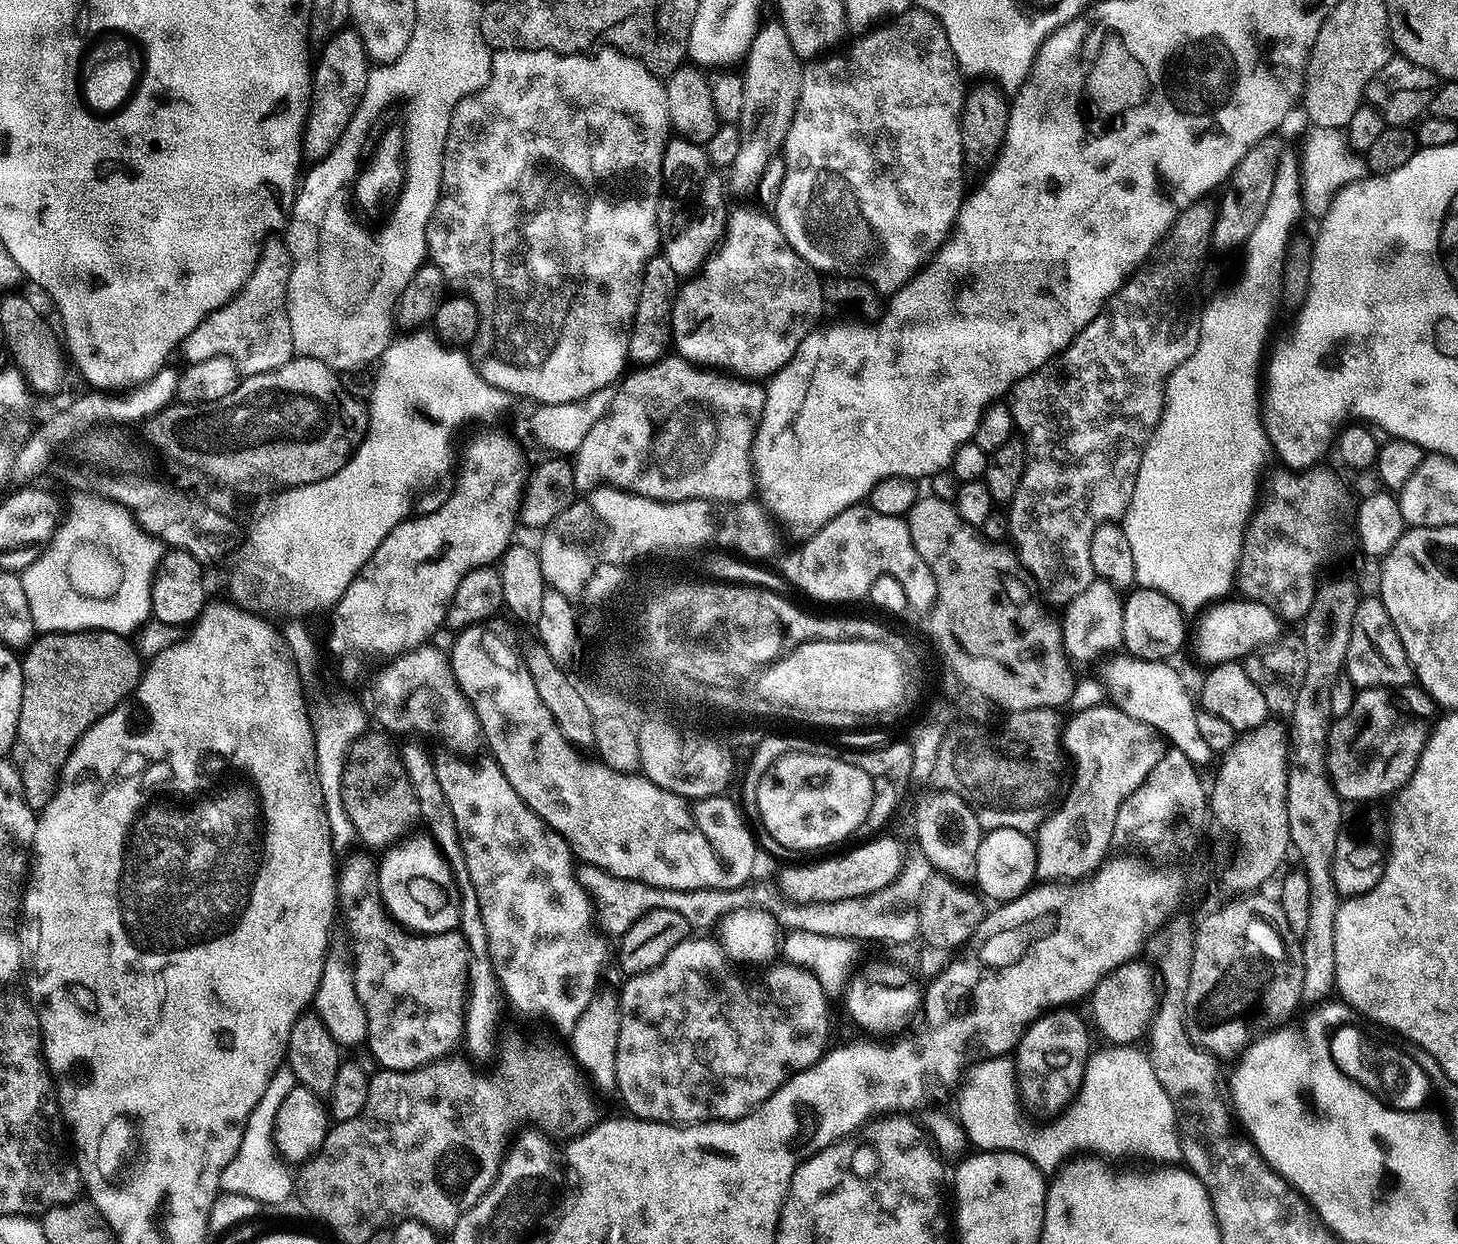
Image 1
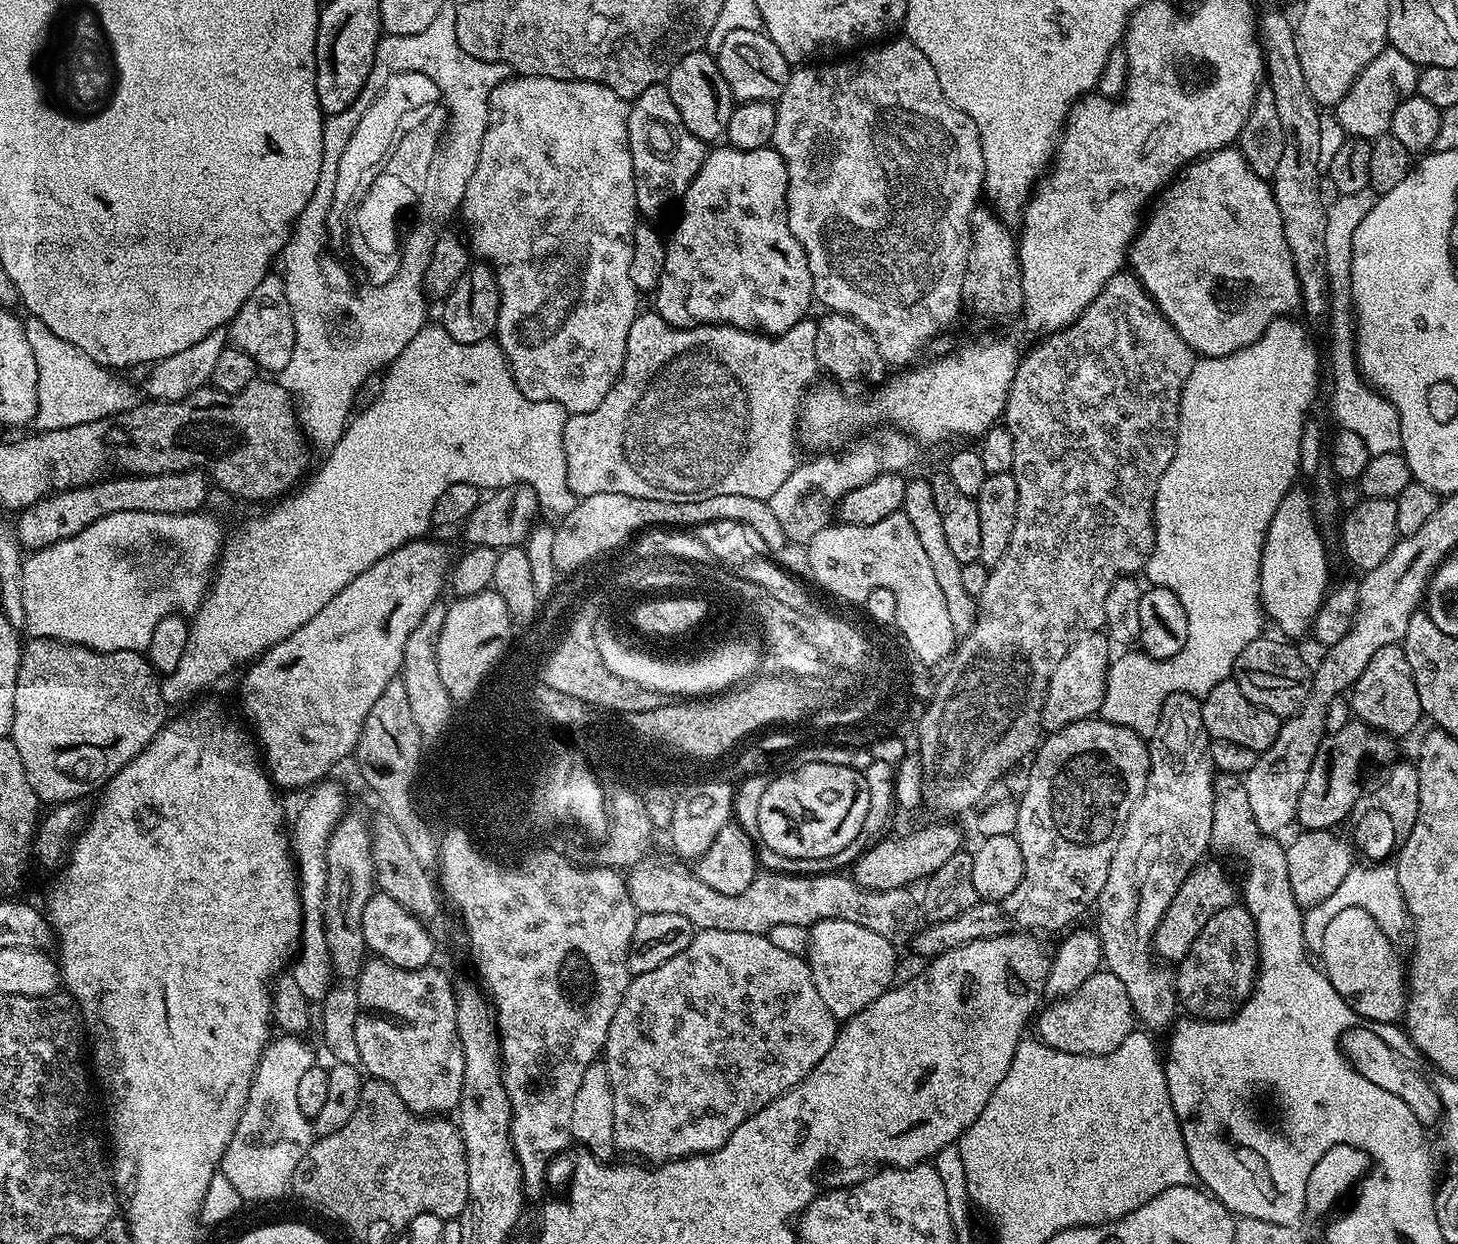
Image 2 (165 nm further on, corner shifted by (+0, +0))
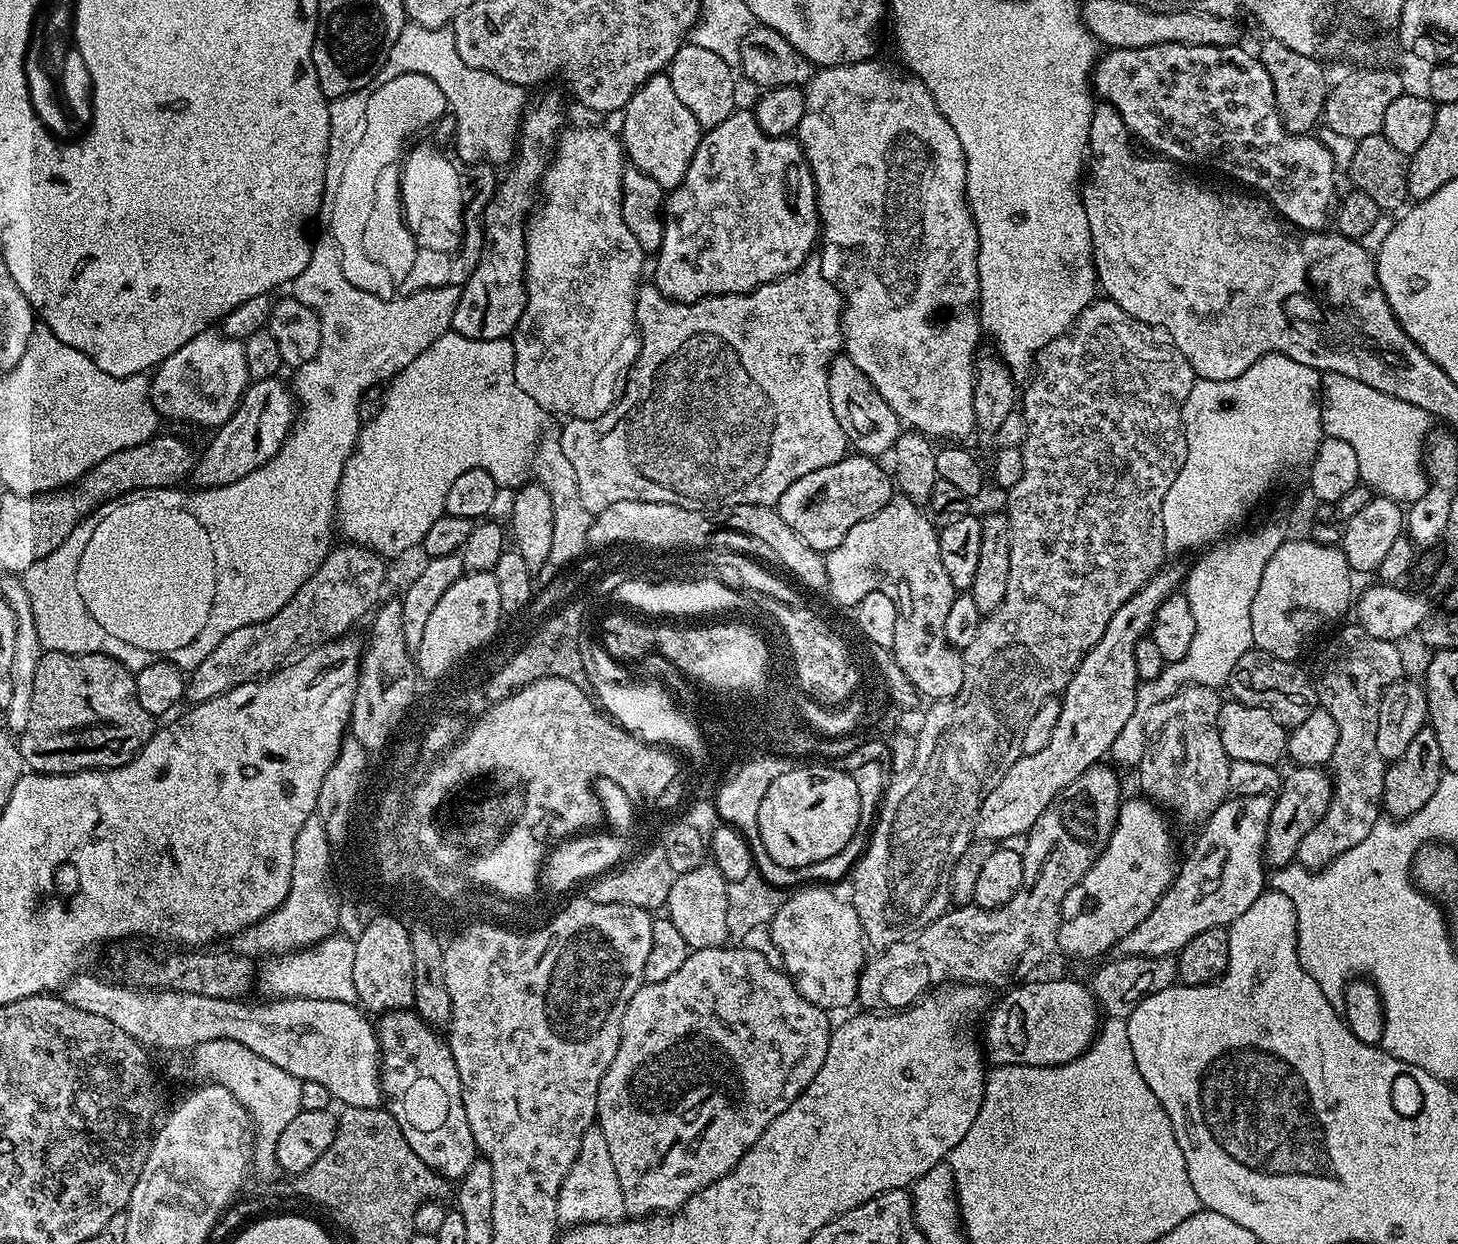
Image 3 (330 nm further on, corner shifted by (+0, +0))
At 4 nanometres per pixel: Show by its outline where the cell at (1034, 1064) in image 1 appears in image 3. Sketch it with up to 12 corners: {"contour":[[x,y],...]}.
{"contour":[[1125,799],[1061,953],[1111,953],[1172,884],[1172,832]]}

